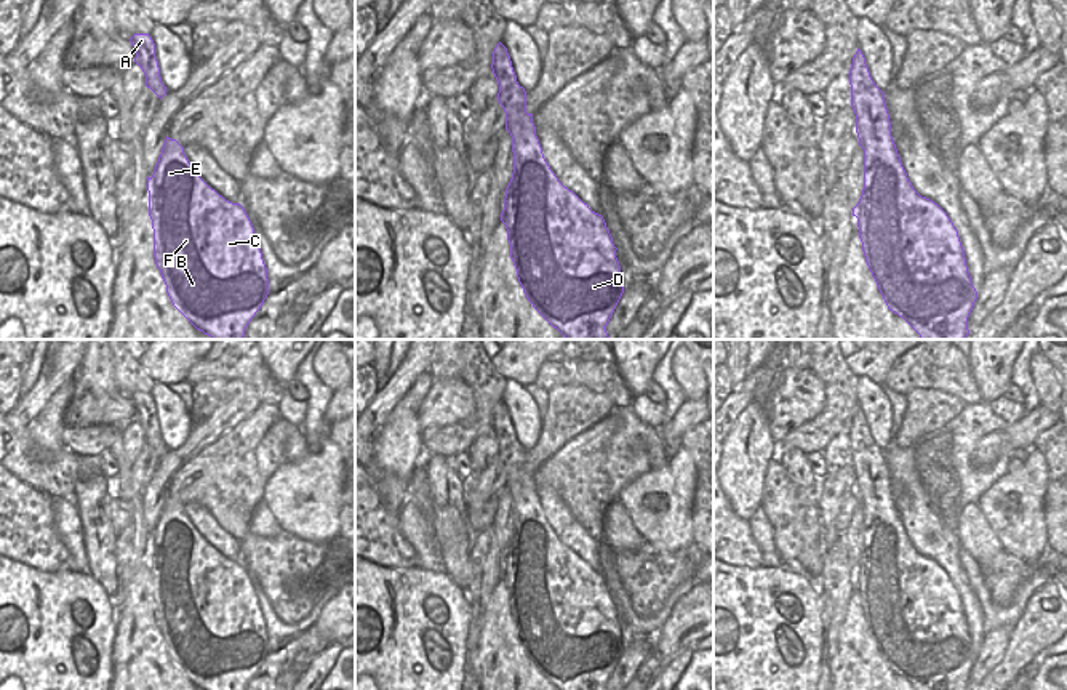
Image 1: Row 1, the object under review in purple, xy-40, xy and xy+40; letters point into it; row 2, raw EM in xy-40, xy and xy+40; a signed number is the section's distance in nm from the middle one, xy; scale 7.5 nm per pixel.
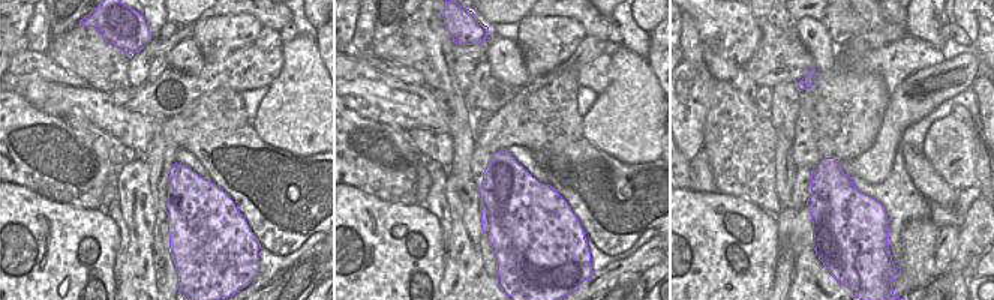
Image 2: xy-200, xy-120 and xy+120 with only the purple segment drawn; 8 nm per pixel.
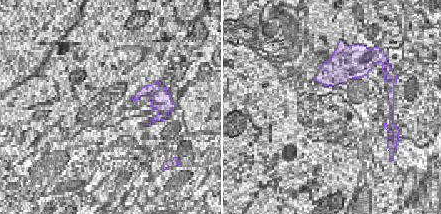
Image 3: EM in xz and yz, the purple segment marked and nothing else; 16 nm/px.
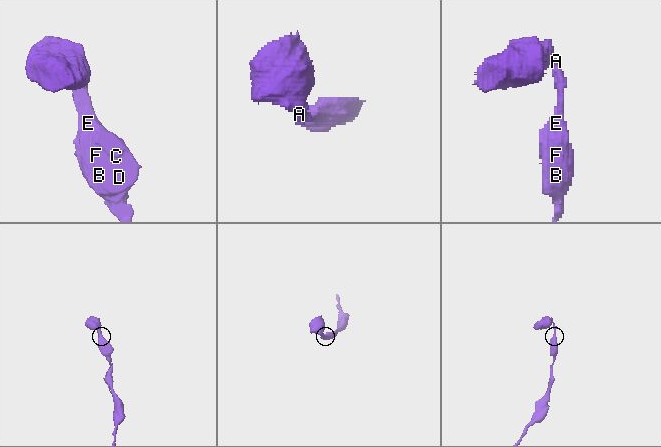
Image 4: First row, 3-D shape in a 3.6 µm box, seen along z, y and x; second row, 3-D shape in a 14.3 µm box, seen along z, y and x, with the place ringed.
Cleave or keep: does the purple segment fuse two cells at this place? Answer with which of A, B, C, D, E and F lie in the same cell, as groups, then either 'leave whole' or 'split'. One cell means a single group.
A B C D E F | leave whole

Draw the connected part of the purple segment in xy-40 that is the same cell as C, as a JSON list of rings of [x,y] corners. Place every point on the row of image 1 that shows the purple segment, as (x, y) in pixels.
[[[166,136],[154,175],[147,176],[149,216],[154,229],[154,258],[173,306],[213,339],[245,339],[245,330],[269,295],[267,267],[254,227],[240,203],[211,189],[189,163],[184,147]]]

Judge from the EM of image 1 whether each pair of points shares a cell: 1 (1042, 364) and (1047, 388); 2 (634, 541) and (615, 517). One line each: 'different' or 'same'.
1: same
2: same

